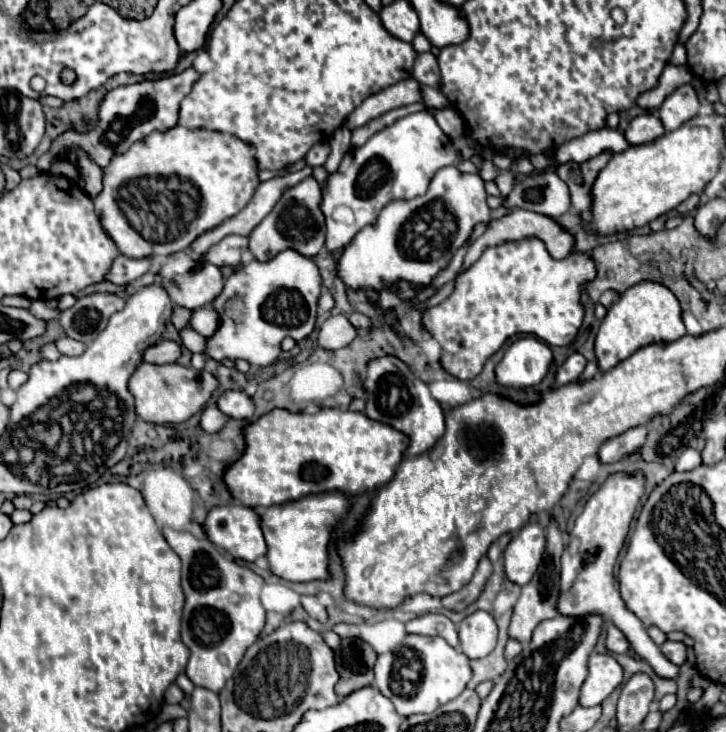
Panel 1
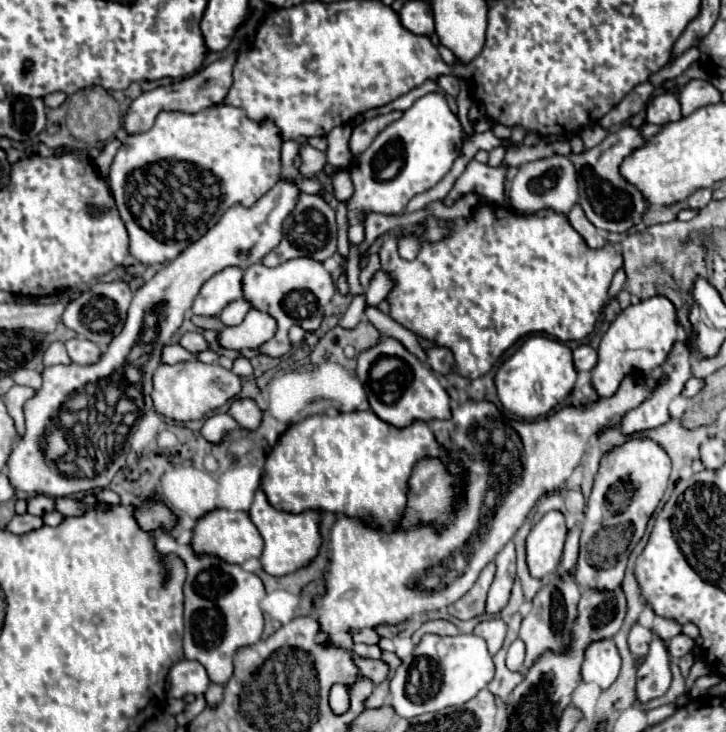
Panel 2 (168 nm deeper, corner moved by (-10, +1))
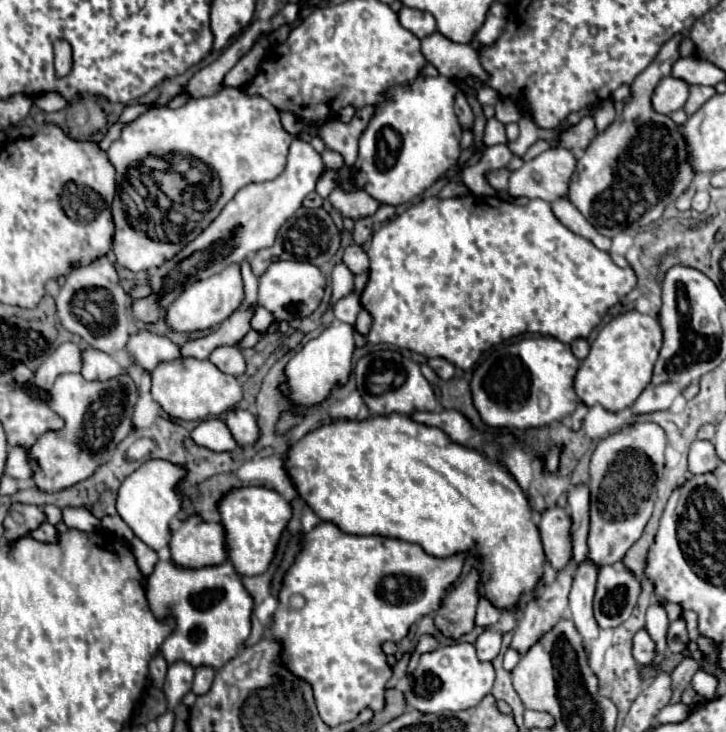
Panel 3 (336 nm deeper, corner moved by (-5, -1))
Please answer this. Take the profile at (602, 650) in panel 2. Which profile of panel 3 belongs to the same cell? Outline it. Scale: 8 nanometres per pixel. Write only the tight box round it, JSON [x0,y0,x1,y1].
[569,560,599,654]

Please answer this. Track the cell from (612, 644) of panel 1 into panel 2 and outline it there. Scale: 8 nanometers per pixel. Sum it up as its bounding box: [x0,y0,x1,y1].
[628,624,652,656]

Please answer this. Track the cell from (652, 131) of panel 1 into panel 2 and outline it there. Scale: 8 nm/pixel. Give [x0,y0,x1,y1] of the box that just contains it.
[646,92,682,124]

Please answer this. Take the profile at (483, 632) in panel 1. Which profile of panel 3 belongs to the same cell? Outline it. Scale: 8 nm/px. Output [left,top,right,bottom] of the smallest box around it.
[475,628,501,660]

